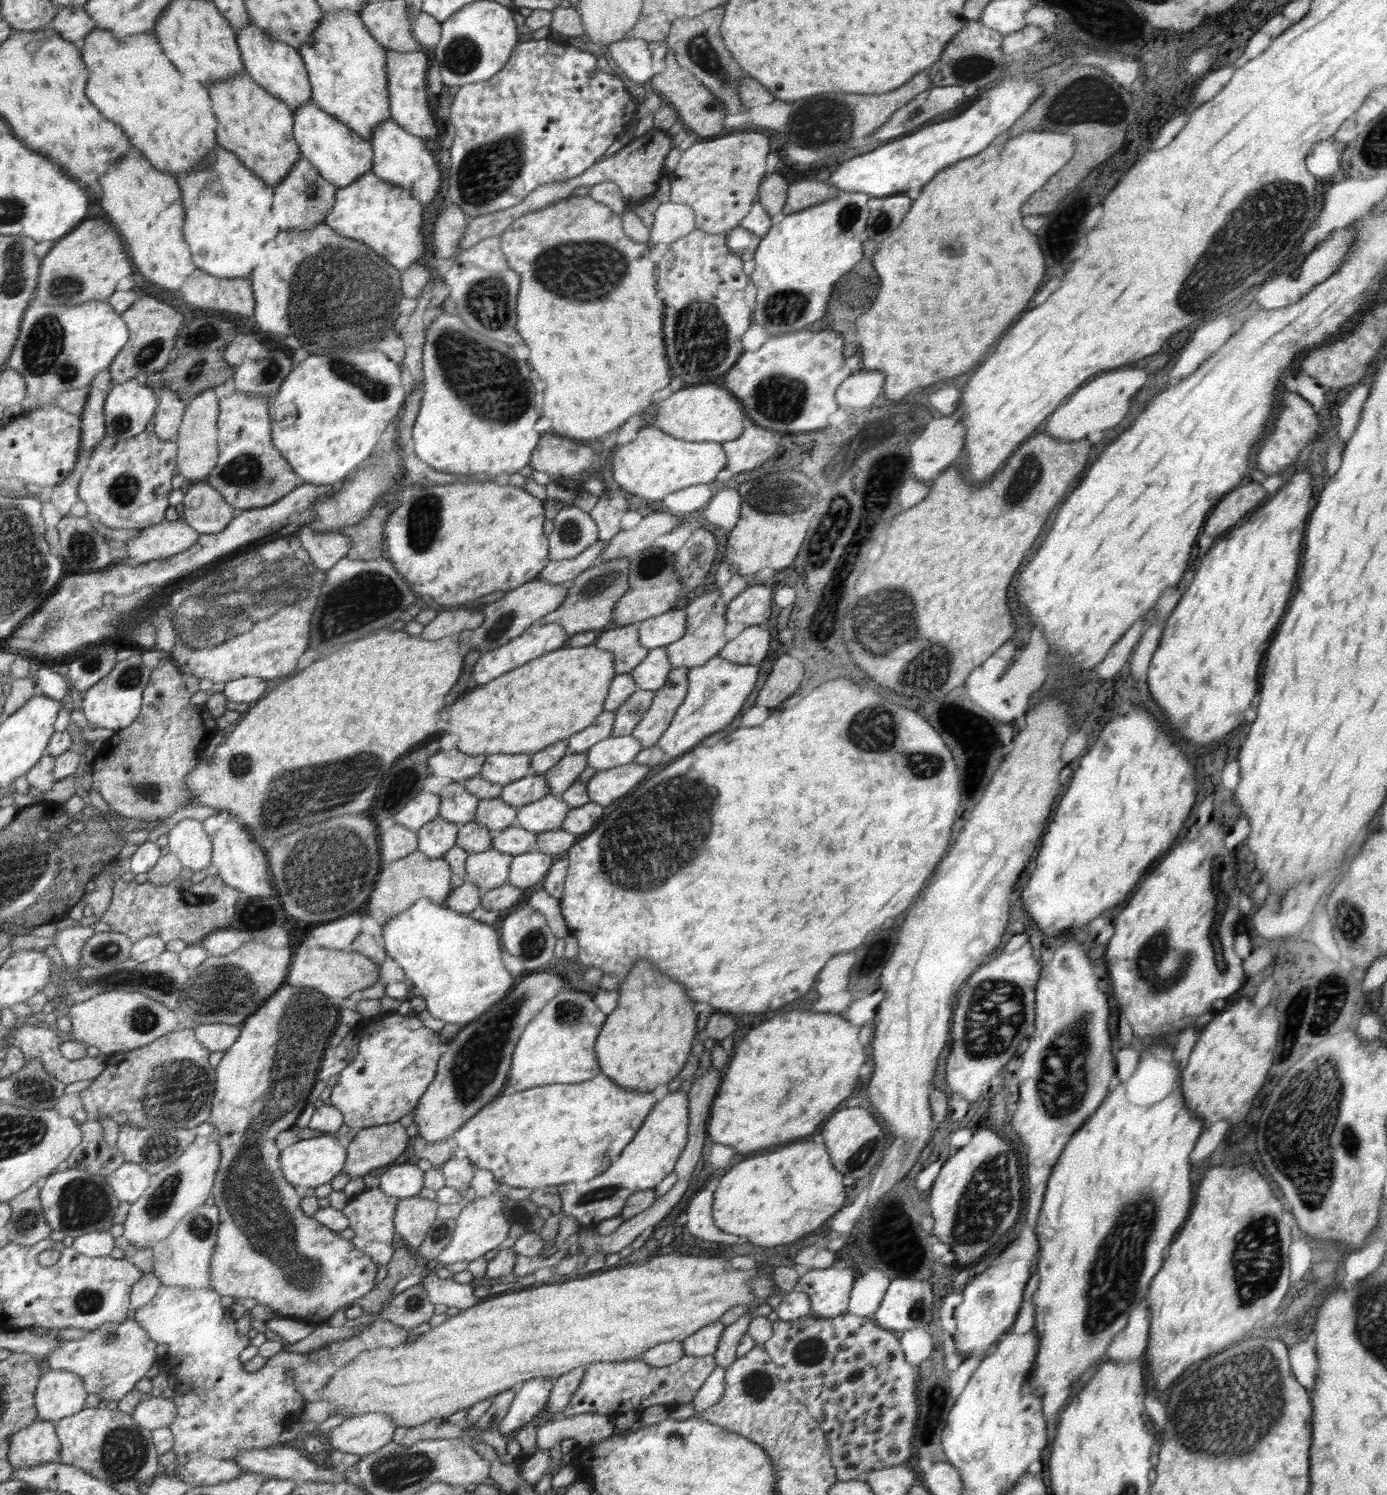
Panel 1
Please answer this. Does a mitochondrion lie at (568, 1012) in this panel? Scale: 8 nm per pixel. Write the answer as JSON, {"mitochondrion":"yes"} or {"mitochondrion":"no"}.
{"mitochondrion":"yes"}

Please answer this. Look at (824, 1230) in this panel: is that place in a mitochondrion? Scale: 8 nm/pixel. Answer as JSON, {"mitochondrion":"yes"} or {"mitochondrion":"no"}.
{"mitochondrion":"no"}

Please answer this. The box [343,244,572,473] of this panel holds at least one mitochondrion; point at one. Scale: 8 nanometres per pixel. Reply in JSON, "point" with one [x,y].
{"point":[492,387]}

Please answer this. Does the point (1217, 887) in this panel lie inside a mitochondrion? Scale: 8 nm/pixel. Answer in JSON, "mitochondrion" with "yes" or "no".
{"mitochondrion":"no"}

